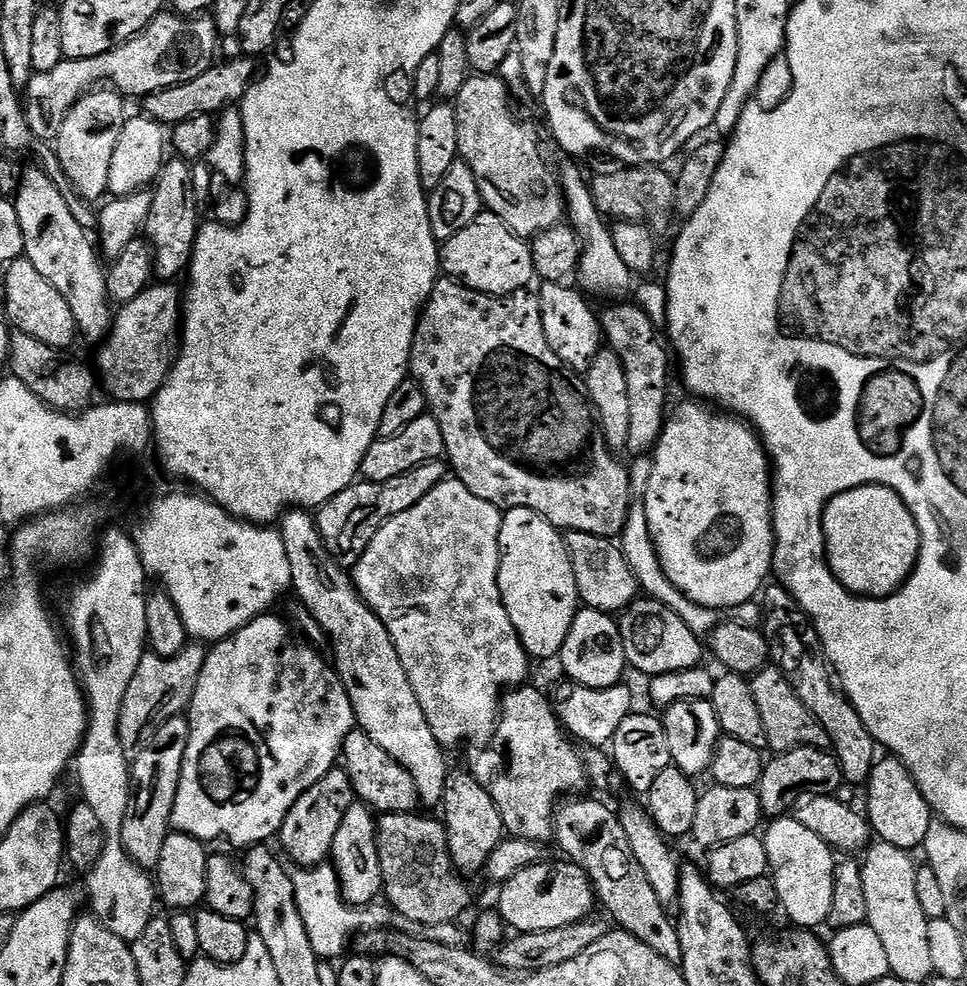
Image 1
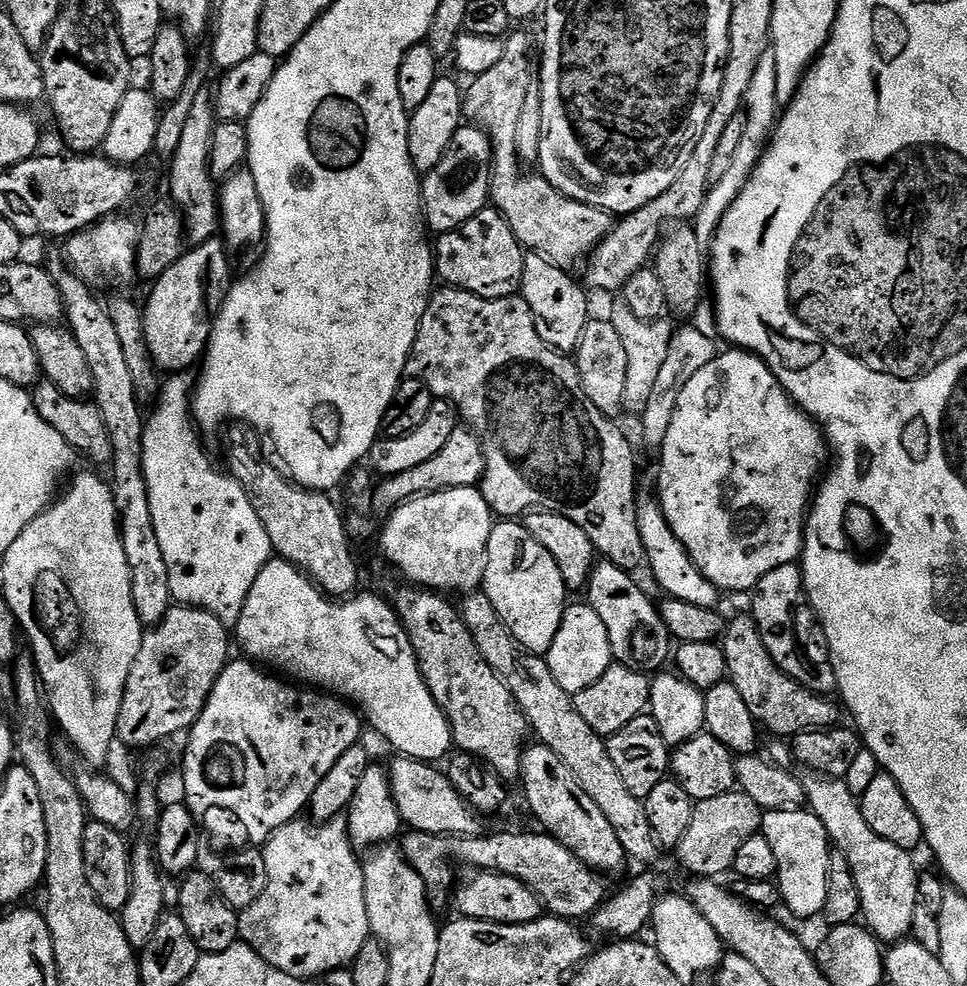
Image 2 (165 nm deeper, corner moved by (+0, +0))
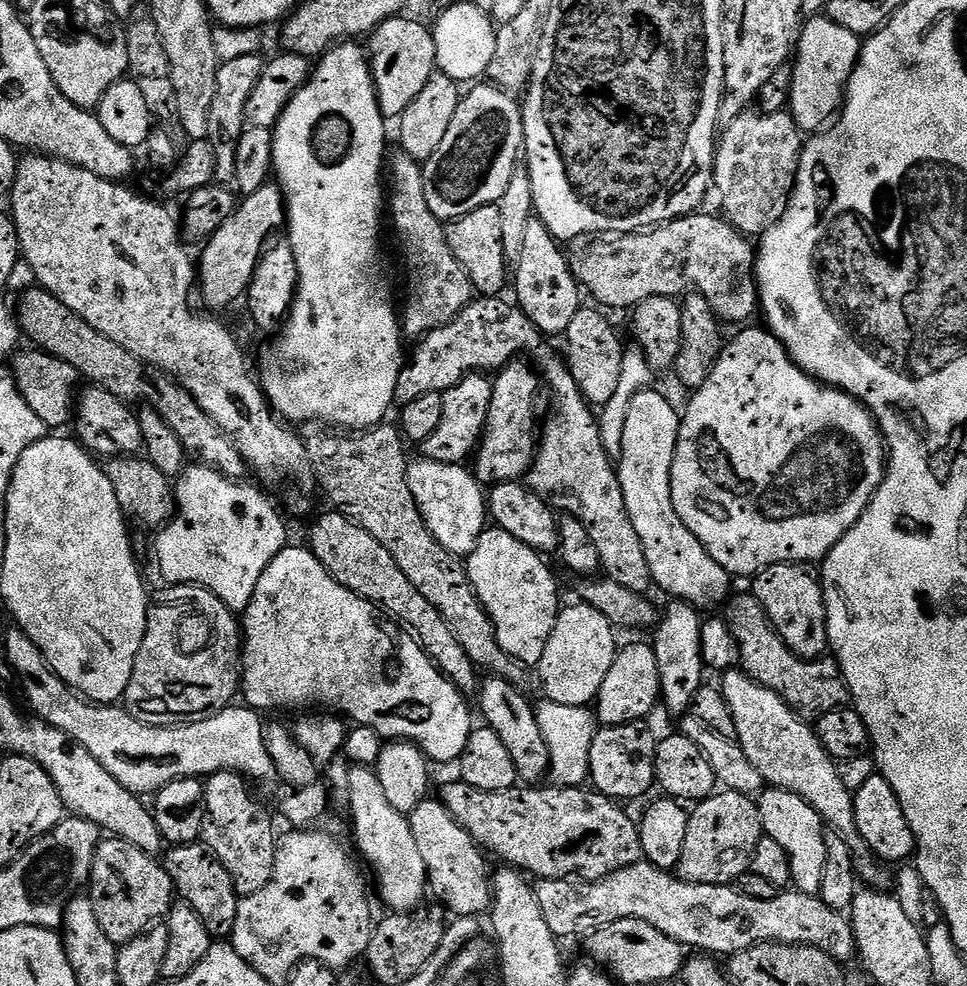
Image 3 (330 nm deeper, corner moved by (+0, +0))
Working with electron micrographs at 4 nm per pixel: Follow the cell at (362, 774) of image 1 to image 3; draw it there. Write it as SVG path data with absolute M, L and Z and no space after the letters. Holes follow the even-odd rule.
M463 782L448 784L438 793L452 819L475 838L481 849L493 852L505 865L541 880L601 880L610 873L642 858L640 830L635 819L623 812L621 805L588 786L562 788L559 786L517 786L510 790L491 792L478 790Z

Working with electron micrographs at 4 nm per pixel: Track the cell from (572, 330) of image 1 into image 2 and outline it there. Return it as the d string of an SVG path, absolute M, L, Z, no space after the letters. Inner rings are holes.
M528 252L522 266L522 286L519 295L530 306L530 314L534 318L534 326L550 347L565 354L575 353L582 342L582 334L586 330L590 319L588 313L588 296L581 284L565 269L546 262L538 254Z

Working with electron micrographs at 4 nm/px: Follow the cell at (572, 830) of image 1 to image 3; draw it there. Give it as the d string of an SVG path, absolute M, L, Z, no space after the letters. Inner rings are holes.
M489 675L488 681L481 683L478 688L480 696L480 712L485 716L487 727L498 734L513 759L517 777L526 784L536 784L549 775L549 747L538 726L533 701L530 702L520 693L517 685L500 676Z

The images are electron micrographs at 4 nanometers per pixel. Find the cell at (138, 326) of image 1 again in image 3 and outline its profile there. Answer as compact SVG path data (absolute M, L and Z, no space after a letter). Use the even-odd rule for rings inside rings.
M279 183L263 184L254 194L239 201L234 214L208 237L203 245L204 253L198 256L198 296L204 299L205 309L220 314L223 308L230 307L239 296L241 299L247 293L266 245L285 224L286 201Z

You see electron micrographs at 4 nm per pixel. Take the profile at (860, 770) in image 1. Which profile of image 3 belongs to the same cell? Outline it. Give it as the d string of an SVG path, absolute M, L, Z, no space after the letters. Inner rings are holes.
M815 563L775 564L757 572L751 584L751 595L758 598L774 630L795 656L800 656L803 660L819 660L829 651L824 585L820 583L820 574Z

